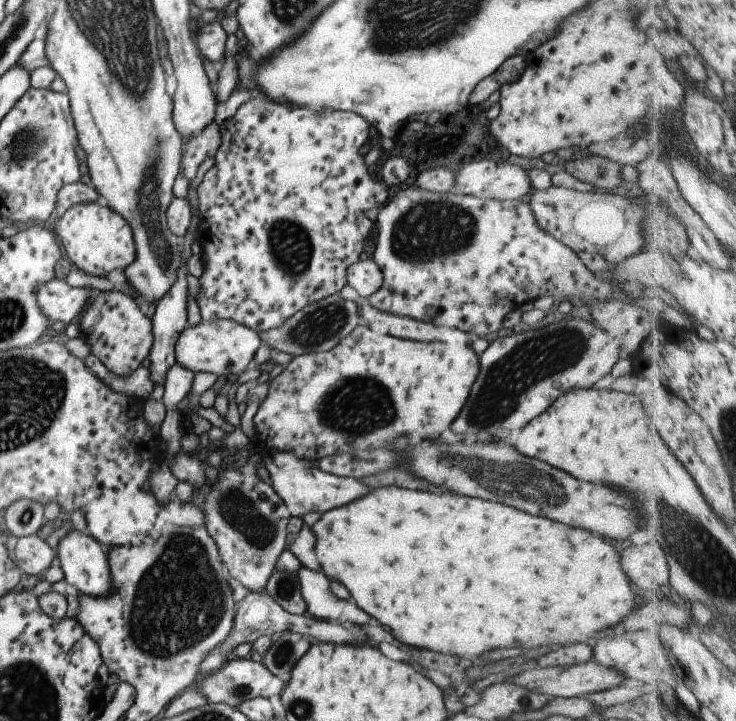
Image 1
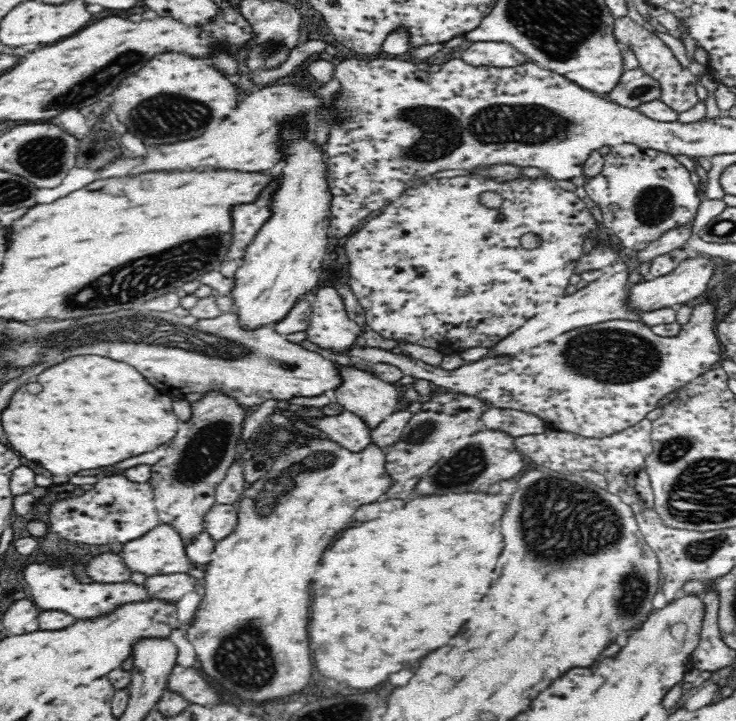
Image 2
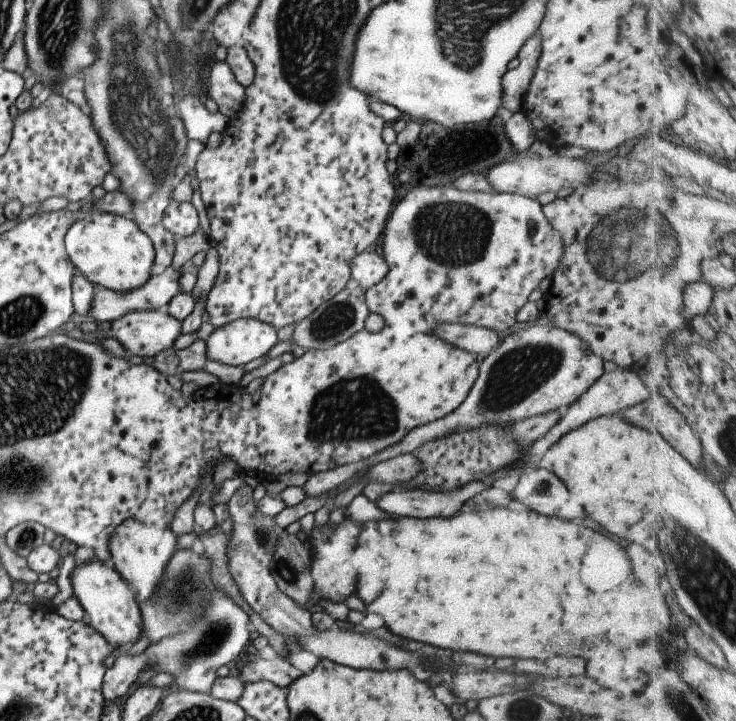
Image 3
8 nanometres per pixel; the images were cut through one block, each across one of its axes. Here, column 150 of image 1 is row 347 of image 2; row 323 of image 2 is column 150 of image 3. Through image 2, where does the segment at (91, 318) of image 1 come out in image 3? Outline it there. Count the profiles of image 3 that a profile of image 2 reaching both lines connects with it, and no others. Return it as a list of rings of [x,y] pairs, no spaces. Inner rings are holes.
[[[143,310],[127,312],[121,318],[109,322],[109,337],[116,340],[124,349],[124,357],[127,360],[142,360],[145,357],[153,358],[161,351],[171,348],[173,340],[181,333],[181,324],[179,320],[169,318],[167,311],[161,310]]]

